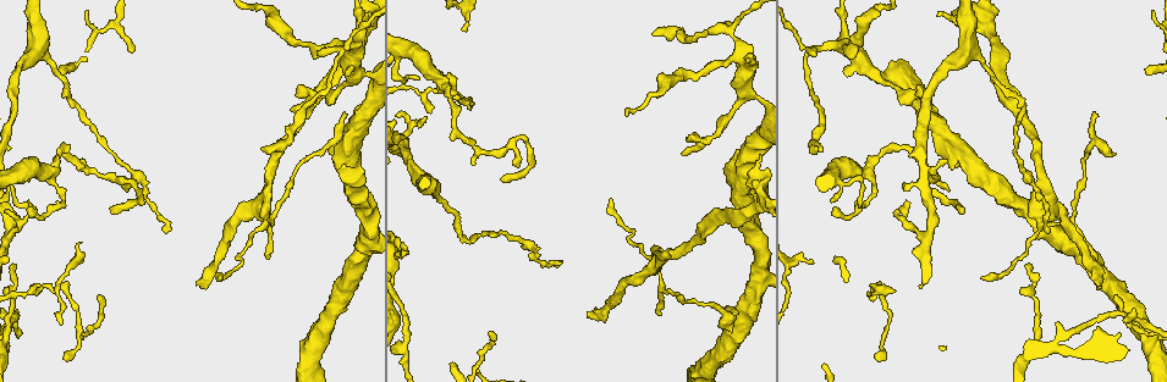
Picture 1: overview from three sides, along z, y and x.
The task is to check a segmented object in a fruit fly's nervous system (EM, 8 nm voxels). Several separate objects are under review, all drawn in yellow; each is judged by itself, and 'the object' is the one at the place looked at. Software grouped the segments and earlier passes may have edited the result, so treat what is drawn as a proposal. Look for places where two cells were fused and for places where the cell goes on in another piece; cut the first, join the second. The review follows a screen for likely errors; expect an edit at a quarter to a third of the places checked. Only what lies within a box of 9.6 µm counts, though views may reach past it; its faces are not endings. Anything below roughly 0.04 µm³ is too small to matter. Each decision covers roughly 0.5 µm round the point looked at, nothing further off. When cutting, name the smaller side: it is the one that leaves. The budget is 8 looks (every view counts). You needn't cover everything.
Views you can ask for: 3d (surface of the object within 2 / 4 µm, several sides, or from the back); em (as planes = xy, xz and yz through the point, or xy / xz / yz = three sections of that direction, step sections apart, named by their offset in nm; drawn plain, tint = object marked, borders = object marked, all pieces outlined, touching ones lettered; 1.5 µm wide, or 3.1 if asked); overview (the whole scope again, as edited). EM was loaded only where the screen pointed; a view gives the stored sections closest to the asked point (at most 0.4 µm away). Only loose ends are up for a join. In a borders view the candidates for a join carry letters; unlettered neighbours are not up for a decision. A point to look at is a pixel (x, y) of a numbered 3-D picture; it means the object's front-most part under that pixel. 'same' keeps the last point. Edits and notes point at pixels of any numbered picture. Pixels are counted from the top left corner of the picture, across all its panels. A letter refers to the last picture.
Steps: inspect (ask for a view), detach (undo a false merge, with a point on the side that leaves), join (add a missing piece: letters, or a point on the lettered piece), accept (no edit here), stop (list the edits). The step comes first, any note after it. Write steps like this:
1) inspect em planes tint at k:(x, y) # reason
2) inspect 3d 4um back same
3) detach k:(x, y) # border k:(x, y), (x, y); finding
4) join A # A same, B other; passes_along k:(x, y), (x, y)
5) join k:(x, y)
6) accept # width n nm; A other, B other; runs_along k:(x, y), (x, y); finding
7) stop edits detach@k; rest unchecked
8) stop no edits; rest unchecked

inspect em xz step 8 tint at 1:(733, 311) # free end

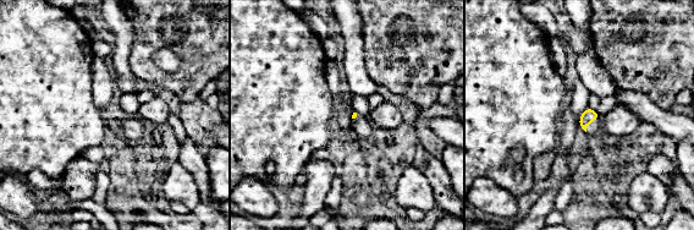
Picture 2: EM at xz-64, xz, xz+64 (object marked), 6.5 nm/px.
inspect em planes borders same # another direction

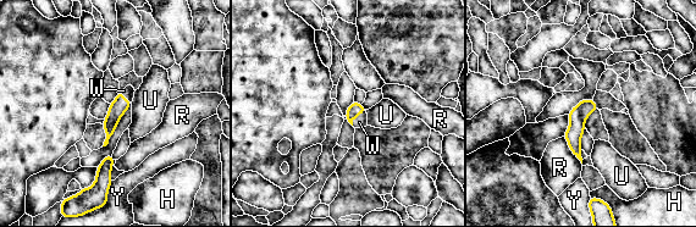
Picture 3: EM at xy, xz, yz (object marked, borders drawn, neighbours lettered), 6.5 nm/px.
join W # longest_contact R 220 nm; H other, R other, U other, W same, Y other; the cell continues

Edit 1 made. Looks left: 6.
inspect em planes borders at 1:(811, 52) # an open end

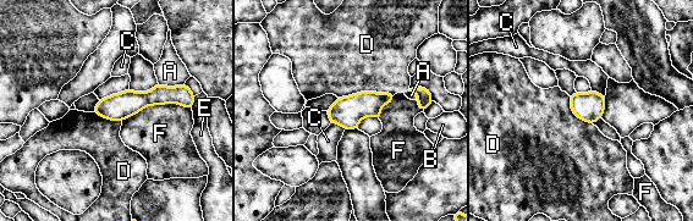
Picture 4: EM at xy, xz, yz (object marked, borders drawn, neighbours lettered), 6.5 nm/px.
accept # width 180 nm; A other, B other, C other, D other, E other, F other; border 4:(394, 93), (357, 92), (339, 98); none of them fits

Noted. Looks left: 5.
inspect em xz step 8 tint at 1:(655, 35) # an open end

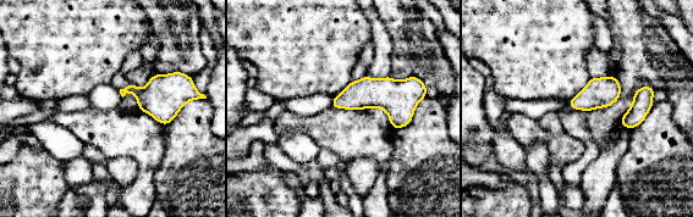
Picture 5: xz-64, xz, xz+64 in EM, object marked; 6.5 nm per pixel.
inspect em planes borders same

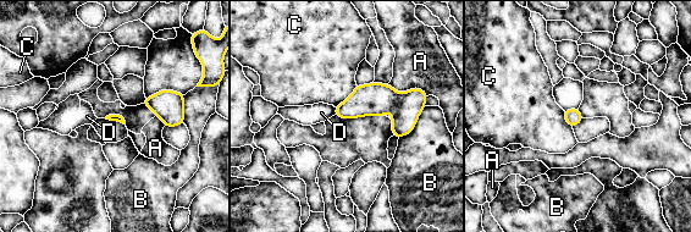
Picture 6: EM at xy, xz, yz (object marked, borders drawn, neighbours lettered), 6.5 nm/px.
accept # longest_contact A 280 nm; A other, B other, C other, D other; runs_along 6:(419, 104), (359, 104), (338, 112); none of them fits

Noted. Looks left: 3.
stop edits join@3; rest unchecked

